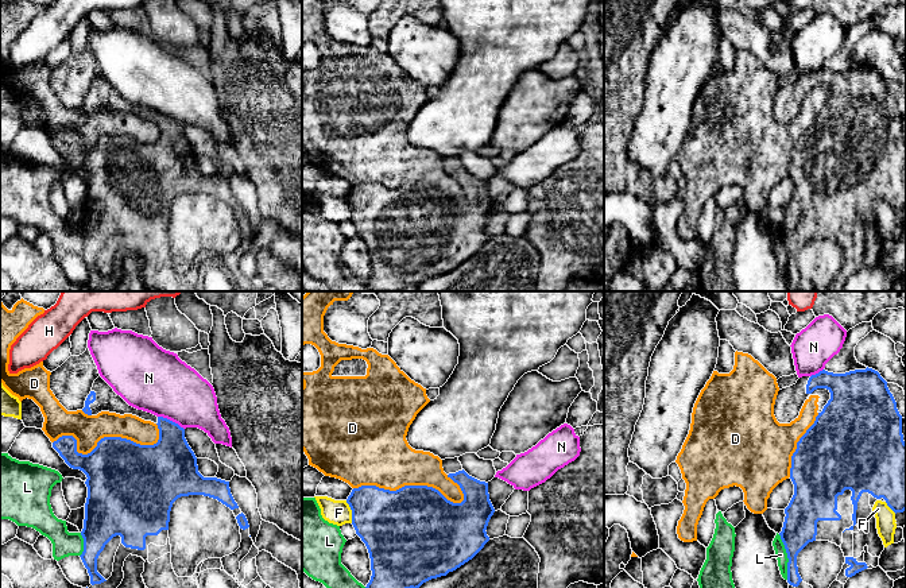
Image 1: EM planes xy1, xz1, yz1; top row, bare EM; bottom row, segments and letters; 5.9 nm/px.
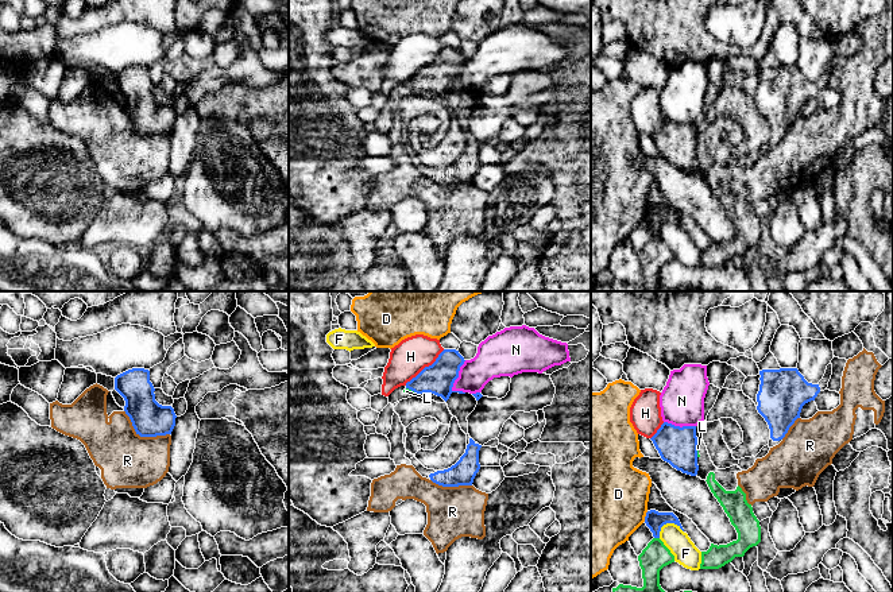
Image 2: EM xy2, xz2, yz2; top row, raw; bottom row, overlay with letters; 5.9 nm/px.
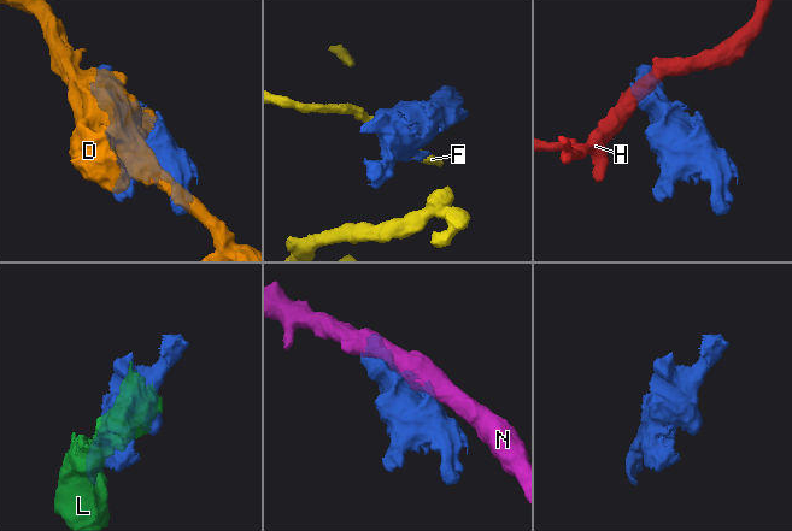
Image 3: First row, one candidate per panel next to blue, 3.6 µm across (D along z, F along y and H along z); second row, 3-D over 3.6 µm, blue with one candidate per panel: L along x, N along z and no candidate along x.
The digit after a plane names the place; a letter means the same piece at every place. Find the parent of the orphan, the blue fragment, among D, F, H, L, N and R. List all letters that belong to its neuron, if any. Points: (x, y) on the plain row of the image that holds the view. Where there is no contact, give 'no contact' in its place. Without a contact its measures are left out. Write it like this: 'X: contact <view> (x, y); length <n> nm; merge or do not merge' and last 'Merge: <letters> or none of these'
D: contact xz1 (409, 184); length 650 nm; do not merge
F: contact yz2 (667, 220); length 160 nm; do not merge
H: contact xz2 (425, 65); length 320 nm; do not merge
L: contact yz1 (788, 255); length 280 nm; do not merge
N: contact xz2 (457, 74); length 200 nm; do not merge
R: contact xy2 (142, 134); length 300 nm; do not merge
Merge: none of these

